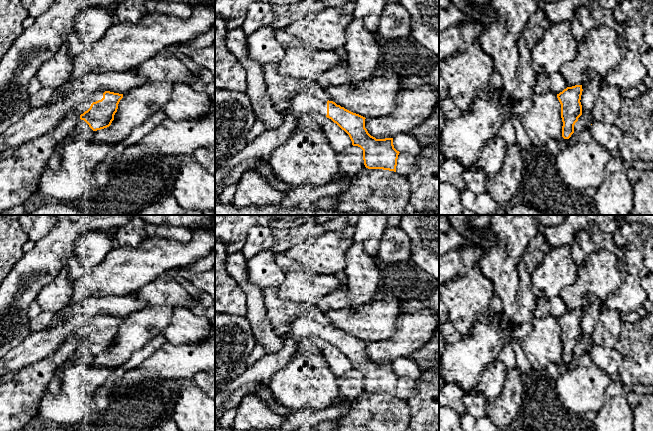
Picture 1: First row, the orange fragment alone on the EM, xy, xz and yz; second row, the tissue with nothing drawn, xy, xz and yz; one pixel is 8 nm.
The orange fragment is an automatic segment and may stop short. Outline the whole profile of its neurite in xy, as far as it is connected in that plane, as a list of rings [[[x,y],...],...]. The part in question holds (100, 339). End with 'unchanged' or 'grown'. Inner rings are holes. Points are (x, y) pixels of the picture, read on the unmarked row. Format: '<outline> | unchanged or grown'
[[[78,312],[56,326],[41,331],[32,331],[24,340],[0,359],[0,377],[8,372],[18,371],[25,366],[52,356],[59,350],[69,336],[78,337],[80,343],[84,344],[93,355],[107,352],[114,344],[114,339],[117,336],[118,328],[122,322],[123,318],[119,317],[105,314],[87,316]]] | grown

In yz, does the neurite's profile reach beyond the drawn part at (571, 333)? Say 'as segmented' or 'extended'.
as segmented

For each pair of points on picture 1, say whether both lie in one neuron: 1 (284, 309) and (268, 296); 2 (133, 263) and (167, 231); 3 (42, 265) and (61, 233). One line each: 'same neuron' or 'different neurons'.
1: same neuron
2: different neurons
3: same neuron

